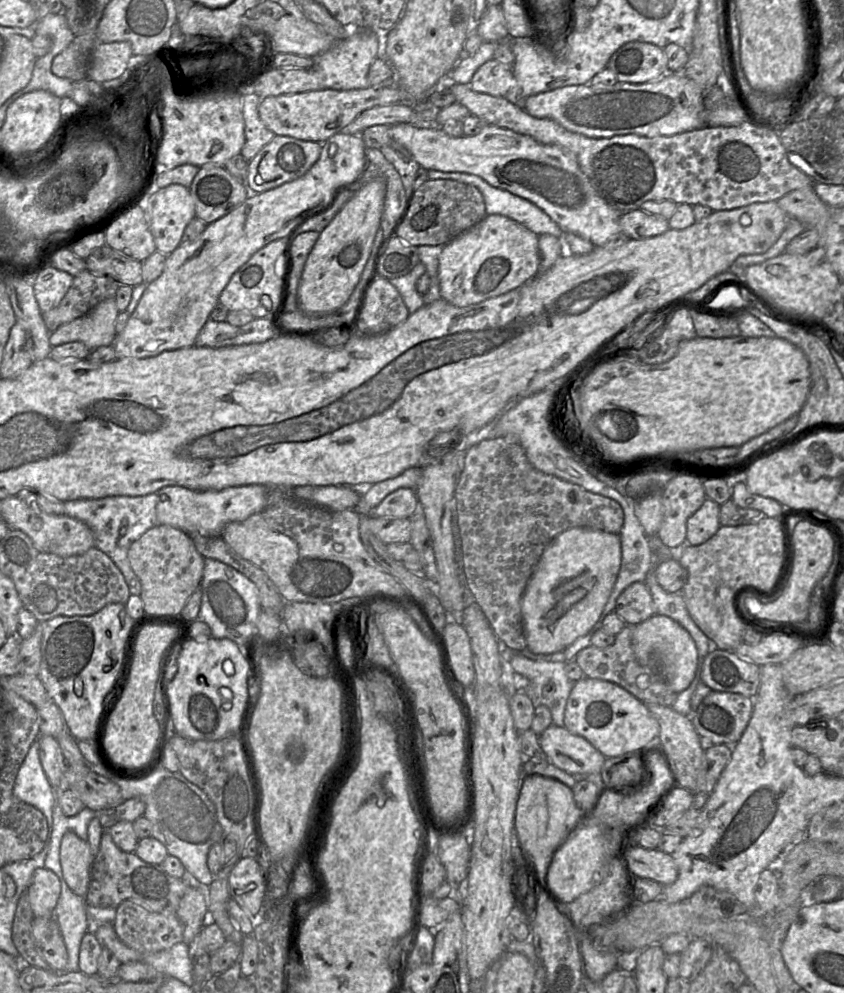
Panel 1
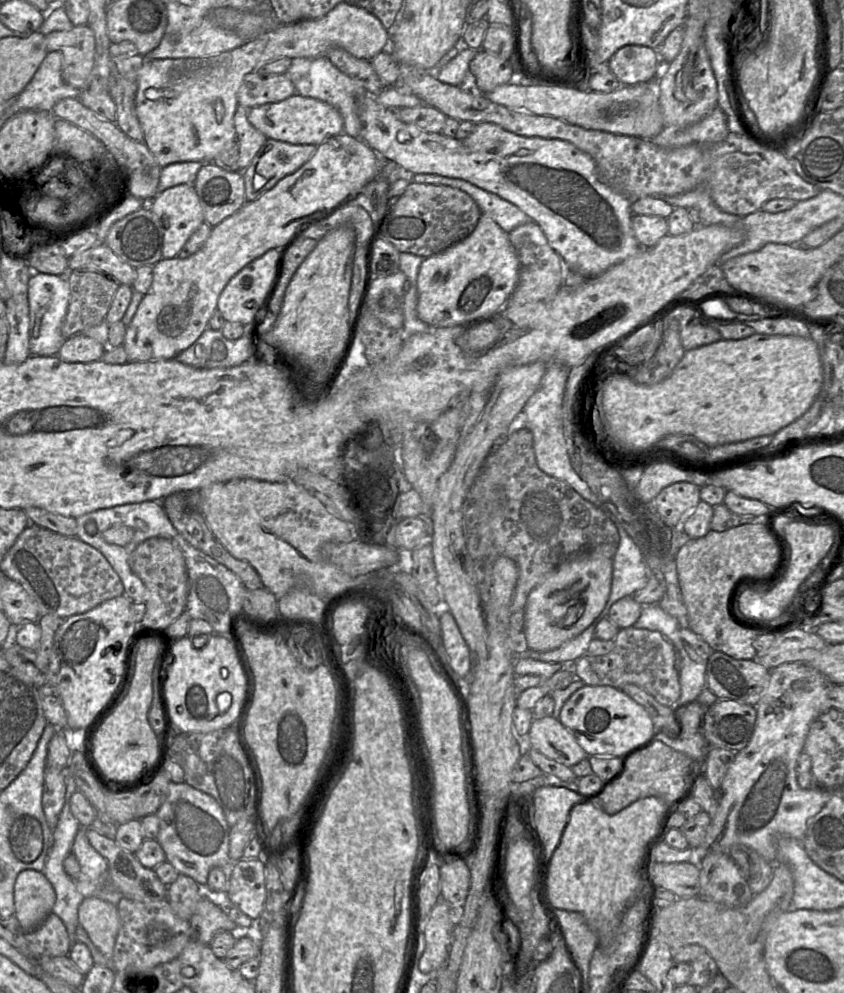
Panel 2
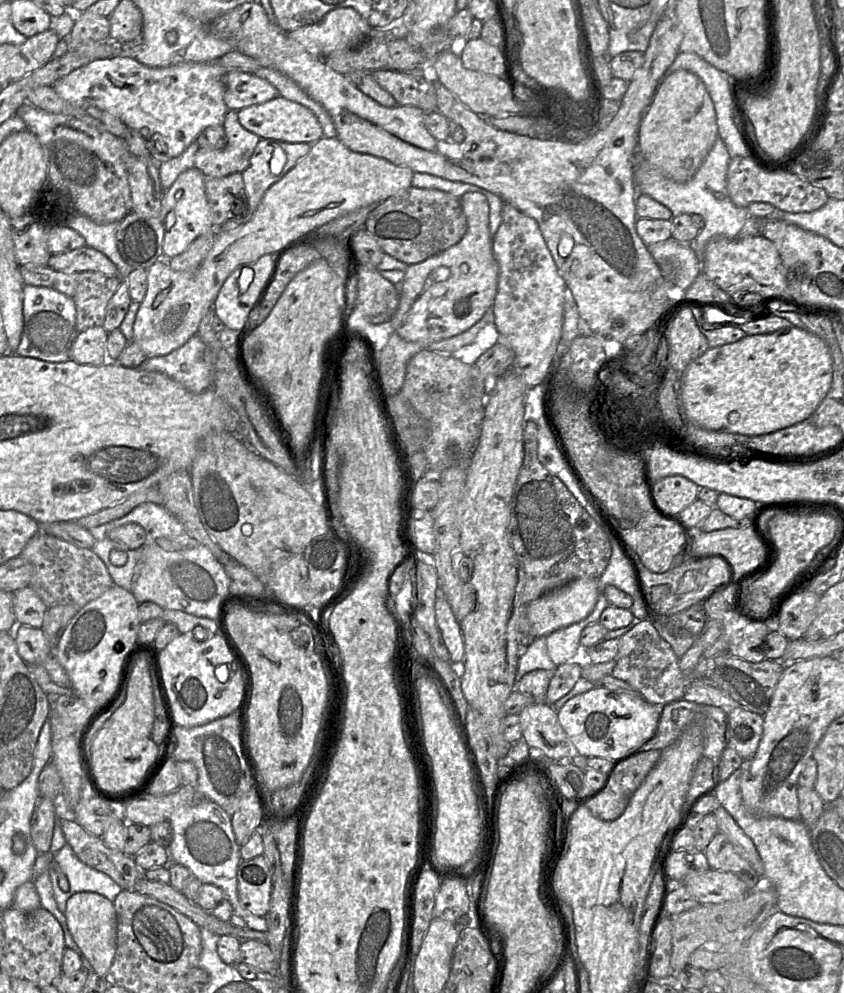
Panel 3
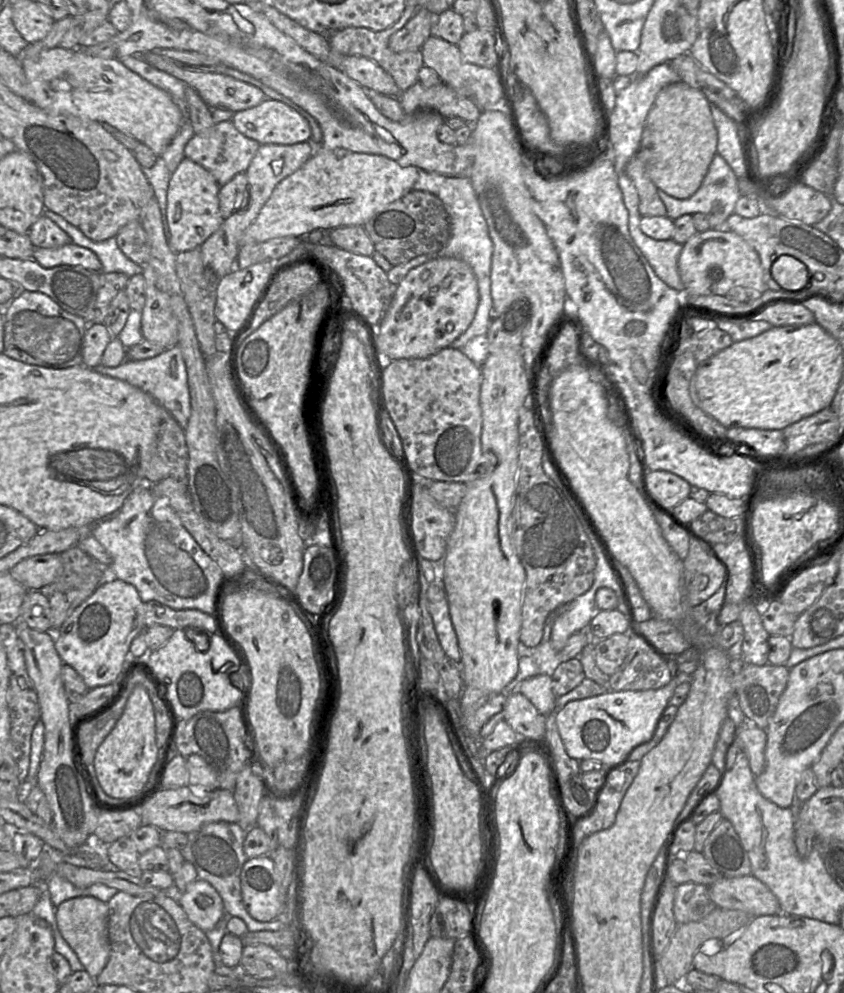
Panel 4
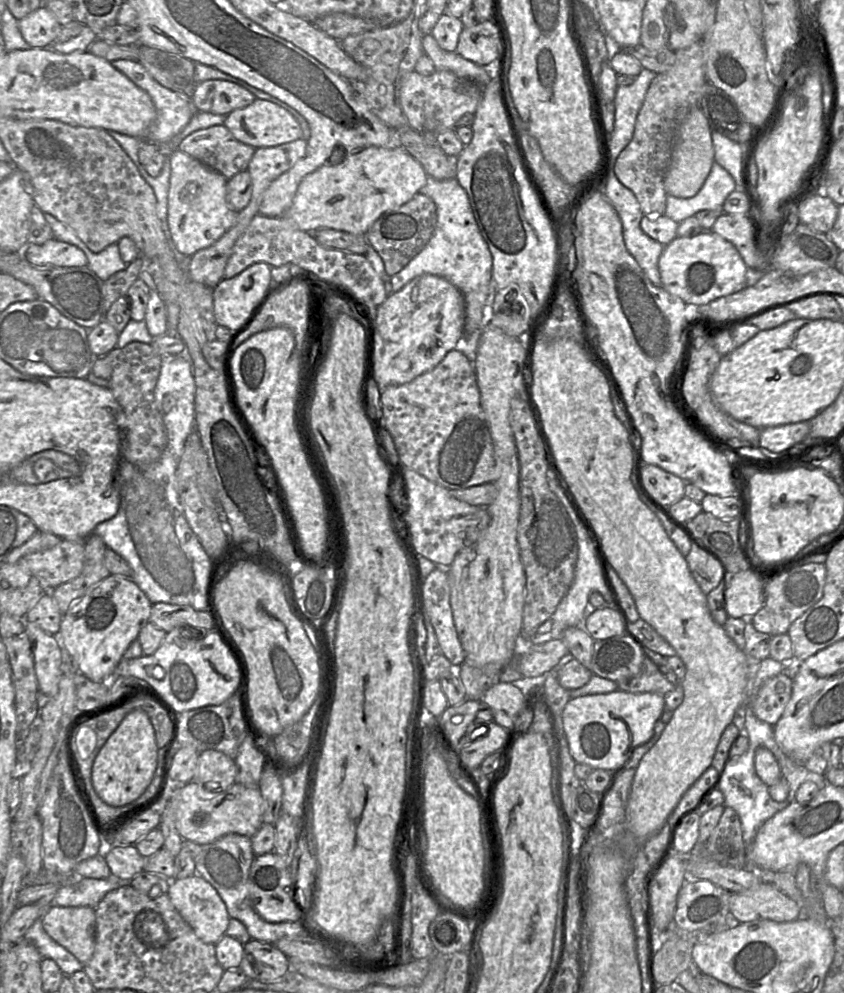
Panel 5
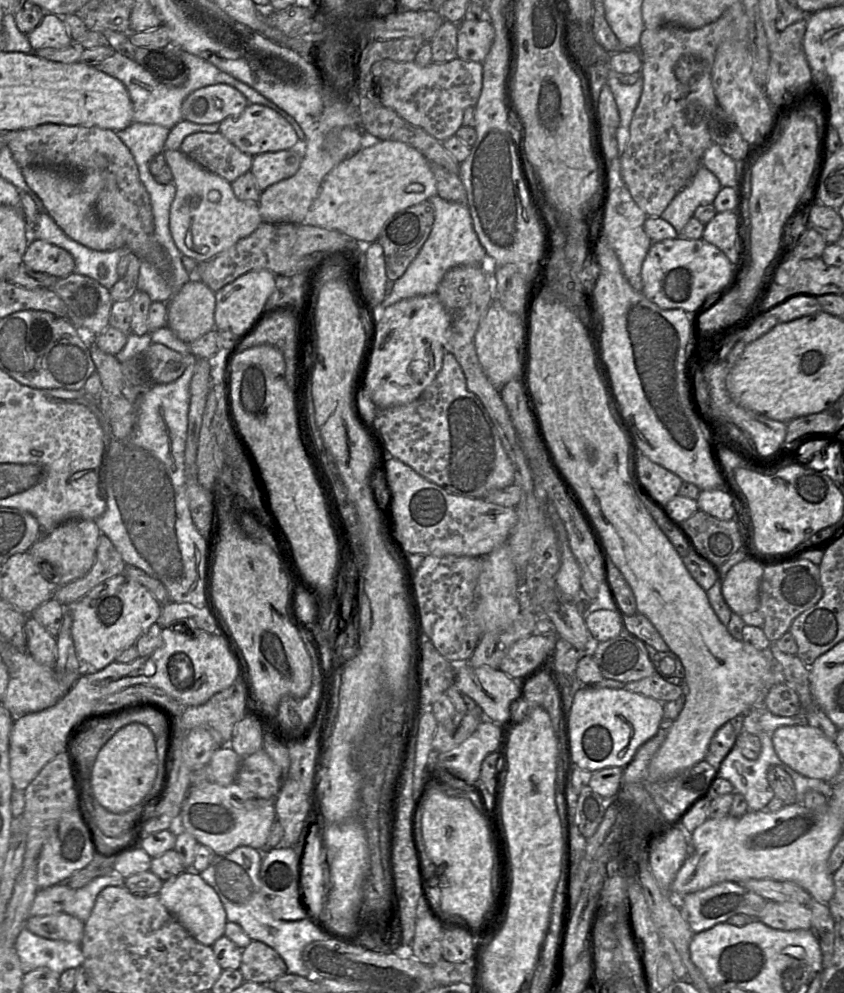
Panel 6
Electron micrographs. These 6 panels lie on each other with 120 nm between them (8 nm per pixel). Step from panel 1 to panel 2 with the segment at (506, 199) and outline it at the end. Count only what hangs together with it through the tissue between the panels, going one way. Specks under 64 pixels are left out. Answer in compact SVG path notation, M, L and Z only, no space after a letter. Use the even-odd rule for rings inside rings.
M419 173L413 175L413 182L441 184L466 192L477 203L482 213L490 216L490 218L508 233L514 228L532 221L527 214L511 202L460 178Z

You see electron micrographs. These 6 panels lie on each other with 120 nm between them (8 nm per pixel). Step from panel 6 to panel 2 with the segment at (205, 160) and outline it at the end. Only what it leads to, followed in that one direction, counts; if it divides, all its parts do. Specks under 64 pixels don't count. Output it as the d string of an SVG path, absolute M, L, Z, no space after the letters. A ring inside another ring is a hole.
M238 104L234 114L236 142L239 149L238 172L243 172L250 165L256 153L268 139L249 123L248 111L250 109Z

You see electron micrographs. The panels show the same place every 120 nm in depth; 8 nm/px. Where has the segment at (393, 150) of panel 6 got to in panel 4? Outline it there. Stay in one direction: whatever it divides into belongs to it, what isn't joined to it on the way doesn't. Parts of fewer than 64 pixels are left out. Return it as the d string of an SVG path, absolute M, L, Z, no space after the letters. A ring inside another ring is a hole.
M314 148L314 154L297 171L283 179L240 239L240 247L279 237L305 237L315 230L361 225L381 207L412 190L420 168L401 166L378 154L347 149Z

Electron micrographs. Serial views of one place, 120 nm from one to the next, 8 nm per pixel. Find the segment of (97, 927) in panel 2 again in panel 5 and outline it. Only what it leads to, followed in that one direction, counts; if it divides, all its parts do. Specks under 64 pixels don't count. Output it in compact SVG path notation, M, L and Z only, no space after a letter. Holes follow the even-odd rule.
M51 905L45 910L42 925L55 942L83 964L83 968L91 960L95 949L95 909Z

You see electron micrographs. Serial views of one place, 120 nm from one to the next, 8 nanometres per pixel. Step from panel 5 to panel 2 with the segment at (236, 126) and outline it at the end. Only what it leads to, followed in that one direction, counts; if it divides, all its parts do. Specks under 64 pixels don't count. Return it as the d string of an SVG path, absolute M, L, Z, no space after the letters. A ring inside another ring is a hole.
M294 94L289 98L248 111L249 123L268 139L274 139L293 145L320 145L327 138L343 131L344 120L340 112L332 105L310 97Z

